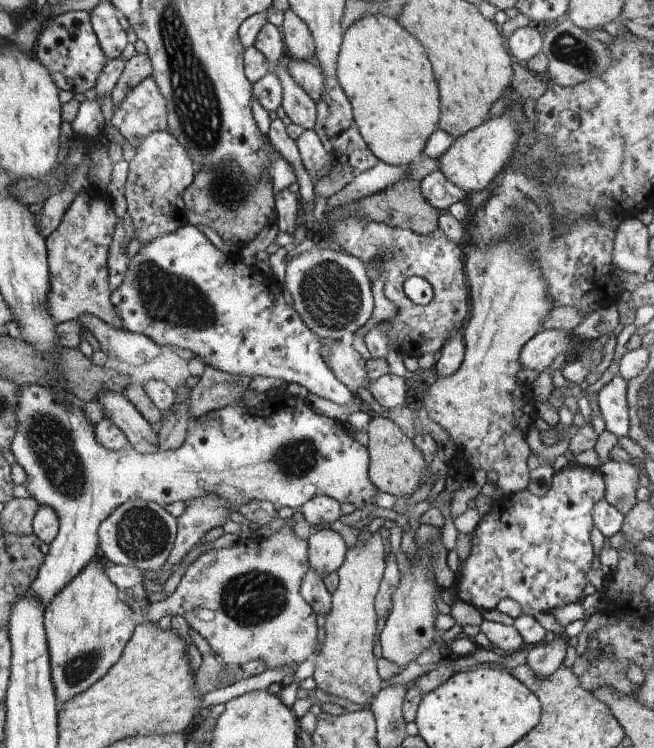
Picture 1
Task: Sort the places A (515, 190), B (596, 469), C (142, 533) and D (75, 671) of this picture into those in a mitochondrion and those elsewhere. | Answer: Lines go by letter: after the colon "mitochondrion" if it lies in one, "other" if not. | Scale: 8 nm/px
A: mitochondrion
B: other
C: mitochondrion
D: mitochondrion

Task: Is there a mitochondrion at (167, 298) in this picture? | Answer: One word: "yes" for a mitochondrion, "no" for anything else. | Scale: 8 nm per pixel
yes

